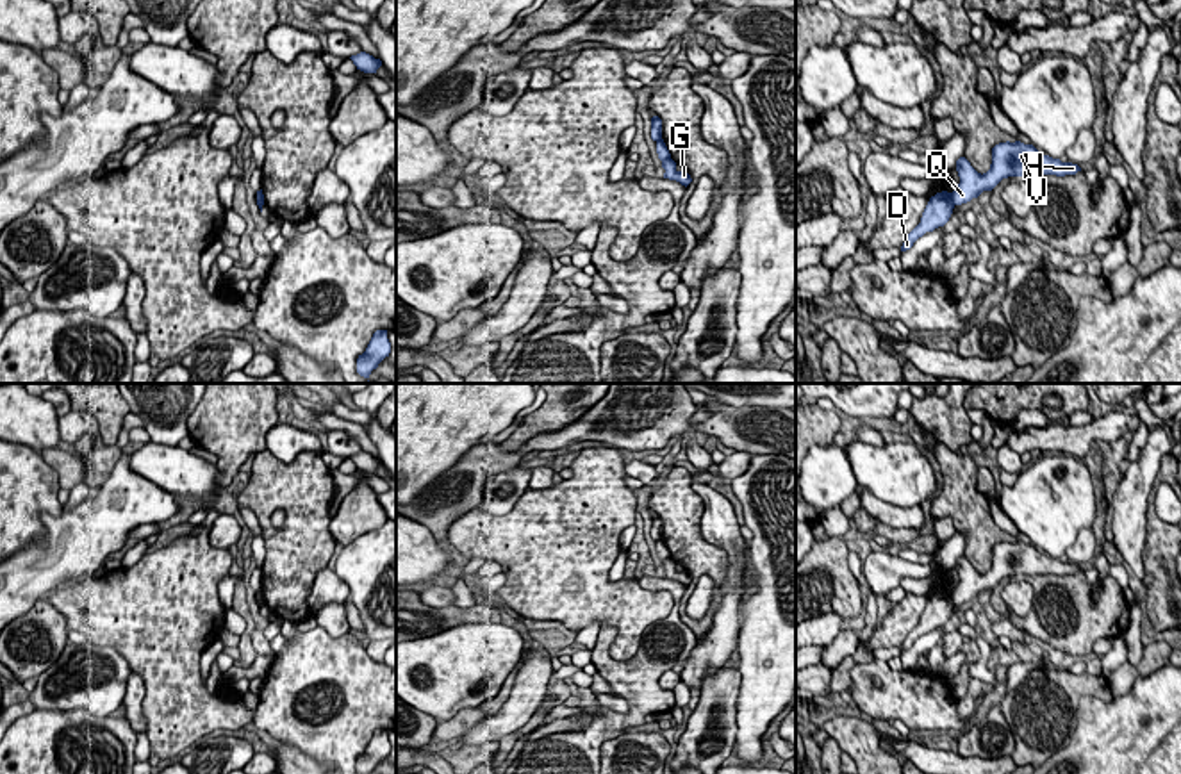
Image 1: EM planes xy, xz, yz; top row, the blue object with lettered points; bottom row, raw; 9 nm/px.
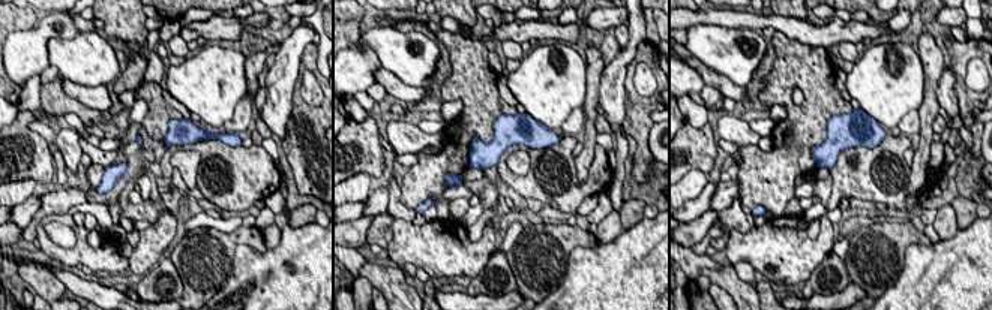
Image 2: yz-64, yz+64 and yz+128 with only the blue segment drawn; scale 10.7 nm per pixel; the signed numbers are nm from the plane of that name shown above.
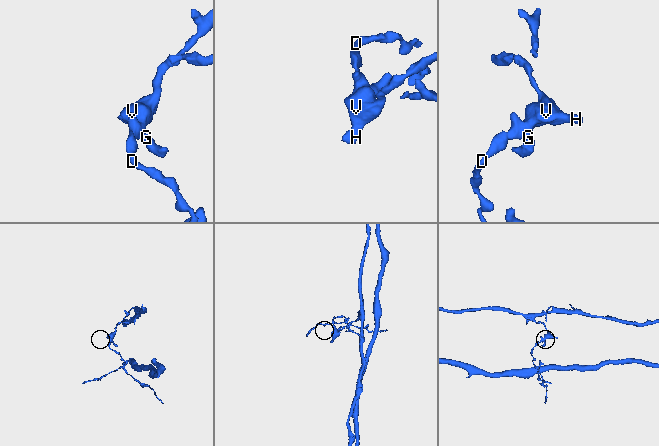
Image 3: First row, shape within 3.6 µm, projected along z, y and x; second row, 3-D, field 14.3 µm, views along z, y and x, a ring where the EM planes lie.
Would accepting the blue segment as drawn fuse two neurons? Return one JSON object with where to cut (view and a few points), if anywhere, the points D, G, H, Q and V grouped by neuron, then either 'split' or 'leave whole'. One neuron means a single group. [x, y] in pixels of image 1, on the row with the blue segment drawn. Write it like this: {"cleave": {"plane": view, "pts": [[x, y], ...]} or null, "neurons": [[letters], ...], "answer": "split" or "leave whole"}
{"cleave": {"plane": "yz", "pts": [[949, 193], [953, 205]]}, "neurons": [["D"], ["G", "H", "Q", "V"]], "answer": "split"}

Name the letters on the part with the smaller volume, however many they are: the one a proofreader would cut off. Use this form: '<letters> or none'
D

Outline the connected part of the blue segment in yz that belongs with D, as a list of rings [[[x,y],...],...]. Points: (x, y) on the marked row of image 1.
[[[942,191],[929,198],[921,223],[908,234],[906,241],[901,246],[901,251],[906,251],[913,243],[922,237],[926,232],[933,232],[938,226],[944,226],[953,214],[953,198],[951,193]]]

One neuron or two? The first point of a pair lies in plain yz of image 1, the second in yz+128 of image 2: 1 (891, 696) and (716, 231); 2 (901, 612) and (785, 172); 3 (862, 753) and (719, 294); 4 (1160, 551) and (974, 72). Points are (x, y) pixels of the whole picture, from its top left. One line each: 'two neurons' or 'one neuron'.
1: two neurons
2: one neuron
3: two neurons
4: two neurons

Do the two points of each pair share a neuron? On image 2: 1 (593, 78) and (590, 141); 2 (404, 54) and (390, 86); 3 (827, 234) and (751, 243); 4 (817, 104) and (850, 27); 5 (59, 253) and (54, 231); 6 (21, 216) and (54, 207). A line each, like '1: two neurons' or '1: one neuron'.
1: one neuron
2: two neurons
3: one neuron
4: two neurons
5: two neurons
6: two neurons

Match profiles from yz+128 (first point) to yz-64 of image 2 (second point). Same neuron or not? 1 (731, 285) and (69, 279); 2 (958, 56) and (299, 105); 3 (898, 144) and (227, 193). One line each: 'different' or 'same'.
1: different
2: same
3: same

